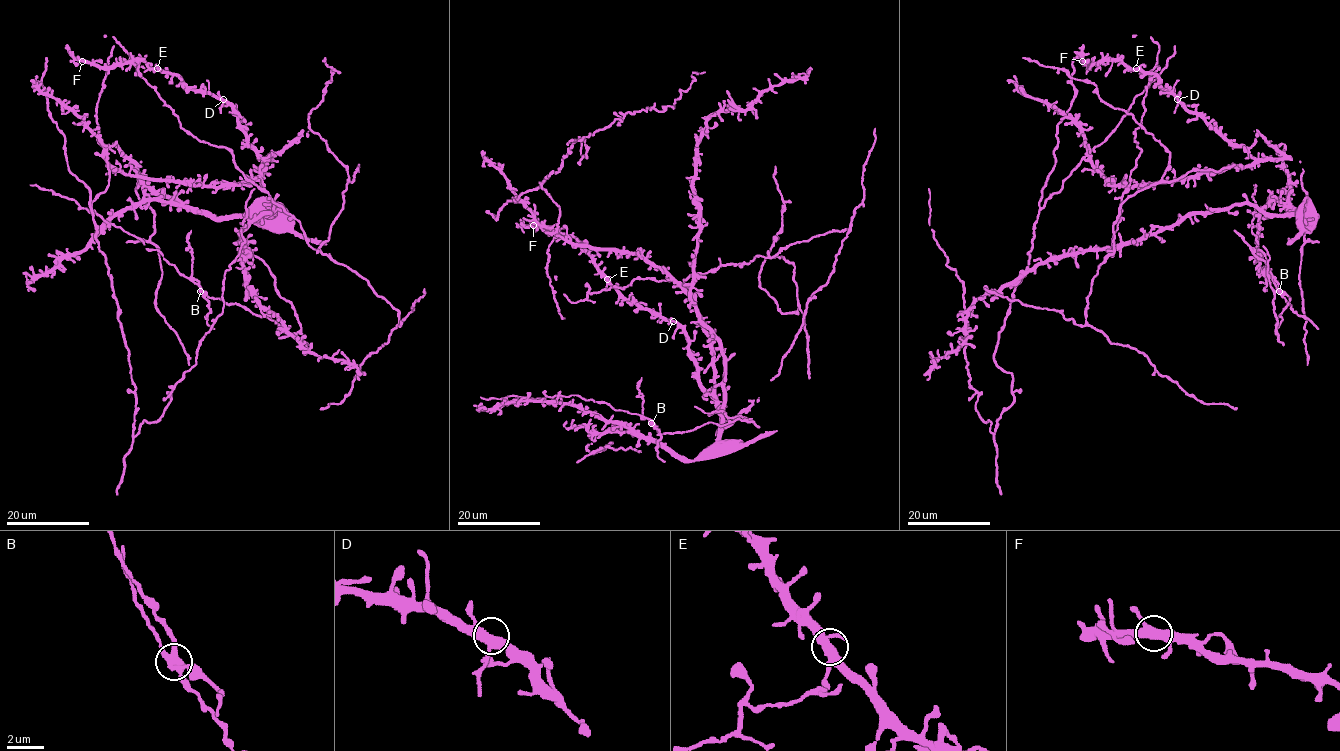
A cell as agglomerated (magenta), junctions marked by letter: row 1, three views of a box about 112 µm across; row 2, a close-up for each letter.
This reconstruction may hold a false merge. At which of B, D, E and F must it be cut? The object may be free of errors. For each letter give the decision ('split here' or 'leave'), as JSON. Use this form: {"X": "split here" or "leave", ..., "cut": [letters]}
{"B": "split here", "D": "leave", "E": "leave", "F": "leave", "cut": ["B"]}

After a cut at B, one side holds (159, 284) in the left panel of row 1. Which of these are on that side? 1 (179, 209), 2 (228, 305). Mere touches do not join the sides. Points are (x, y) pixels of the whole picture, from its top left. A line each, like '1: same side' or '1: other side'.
1: same side
2: same side

